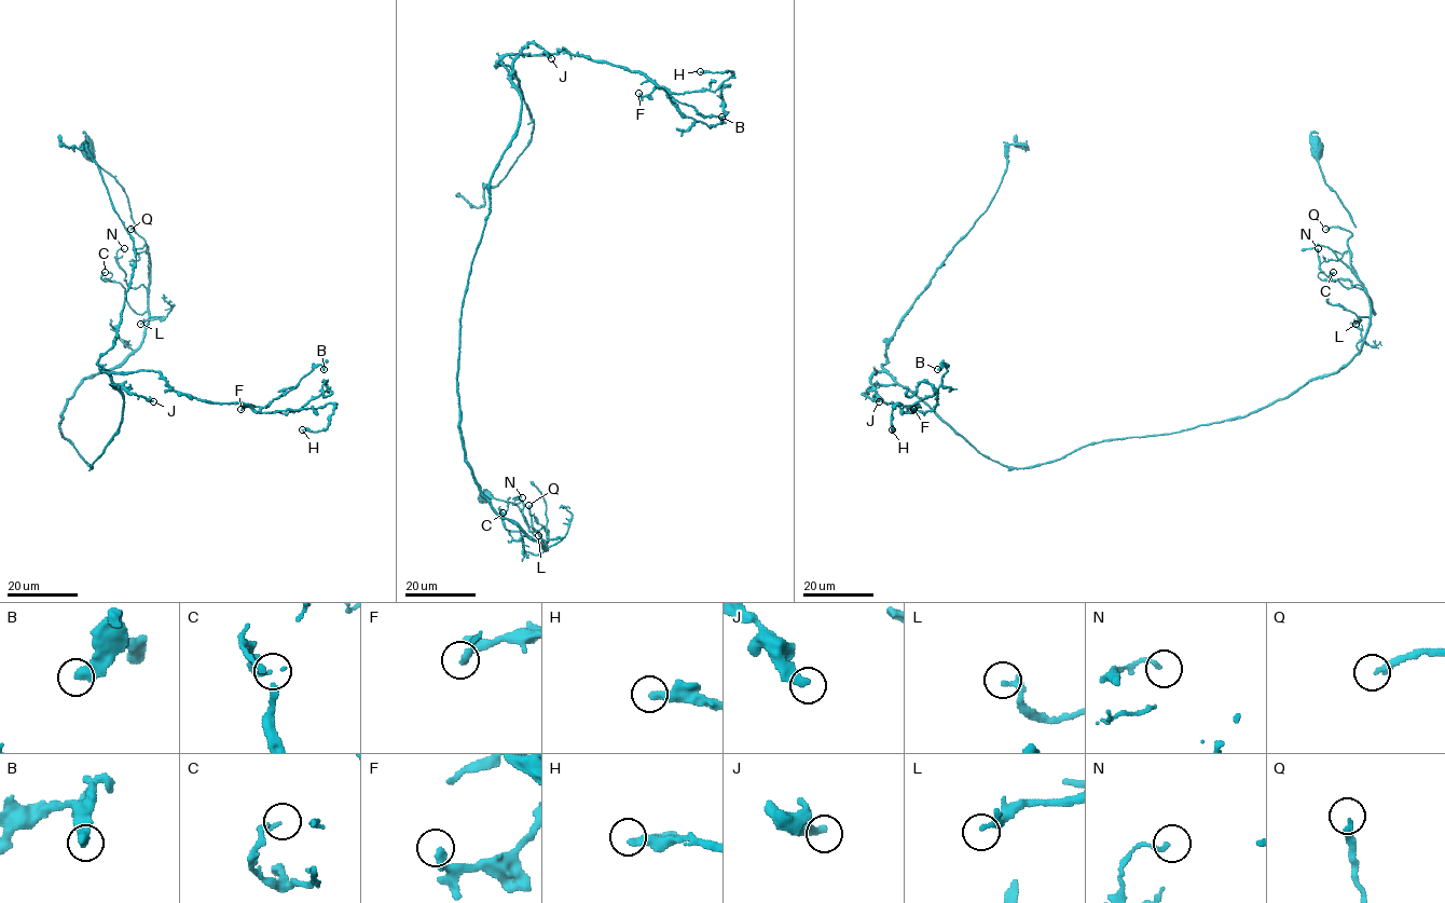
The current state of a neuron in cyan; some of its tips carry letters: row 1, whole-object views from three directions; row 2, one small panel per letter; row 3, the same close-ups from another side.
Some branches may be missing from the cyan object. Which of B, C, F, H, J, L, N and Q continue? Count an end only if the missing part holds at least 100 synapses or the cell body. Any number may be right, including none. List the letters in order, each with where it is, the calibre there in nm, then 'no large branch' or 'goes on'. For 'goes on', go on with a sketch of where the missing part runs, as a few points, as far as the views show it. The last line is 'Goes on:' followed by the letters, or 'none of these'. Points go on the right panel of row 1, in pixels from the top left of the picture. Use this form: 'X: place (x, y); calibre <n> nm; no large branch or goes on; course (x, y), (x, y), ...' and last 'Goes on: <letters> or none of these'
B: place (937, 369); calibre 440 nm; no large branch
C: place (1333, 272); calibre 150 nm; no large branch
F: place (913, 409); calibre 340 nm; no large branch
H: place (892, 429); calibre 360 nm; no large branch
J: place (879, 401); calibre 320 nm; no large branch
L: place (1356, 324); calibre 240 nm; no large branch
N: place (1318, 248); calibre 170 nm; no large branch
Q: place (1325, 229); calibre 280 nm; no large branch
Goes on: none of these

